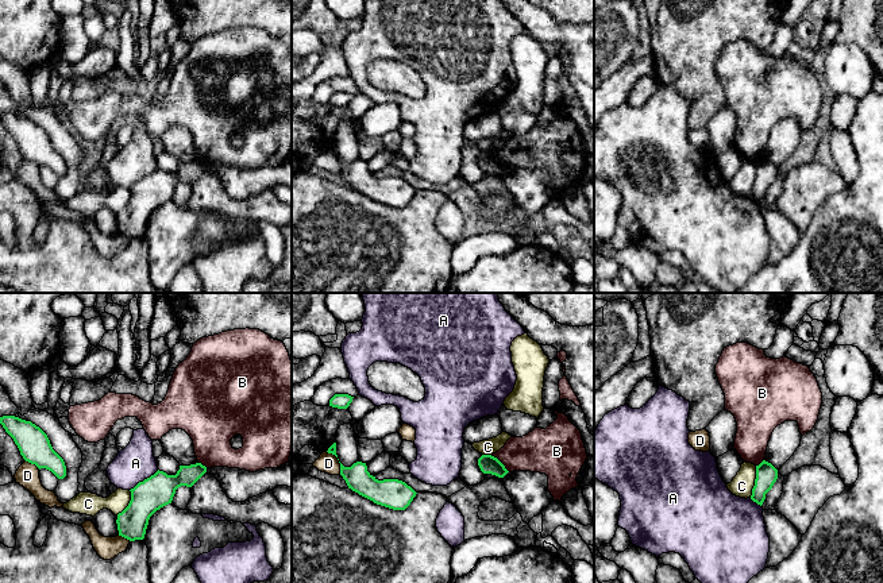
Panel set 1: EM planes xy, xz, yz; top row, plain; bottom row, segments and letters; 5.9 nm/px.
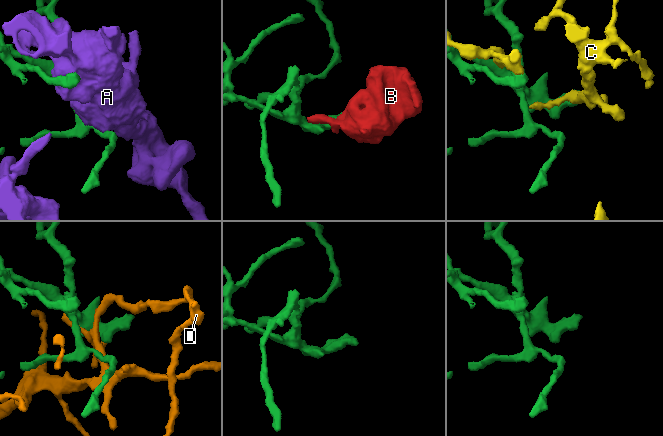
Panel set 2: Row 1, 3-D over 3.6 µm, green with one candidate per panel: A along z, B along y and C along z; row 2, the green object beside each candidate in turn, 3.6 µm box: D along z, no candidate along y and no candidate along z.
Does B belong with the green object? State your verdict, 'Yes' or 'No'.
No

